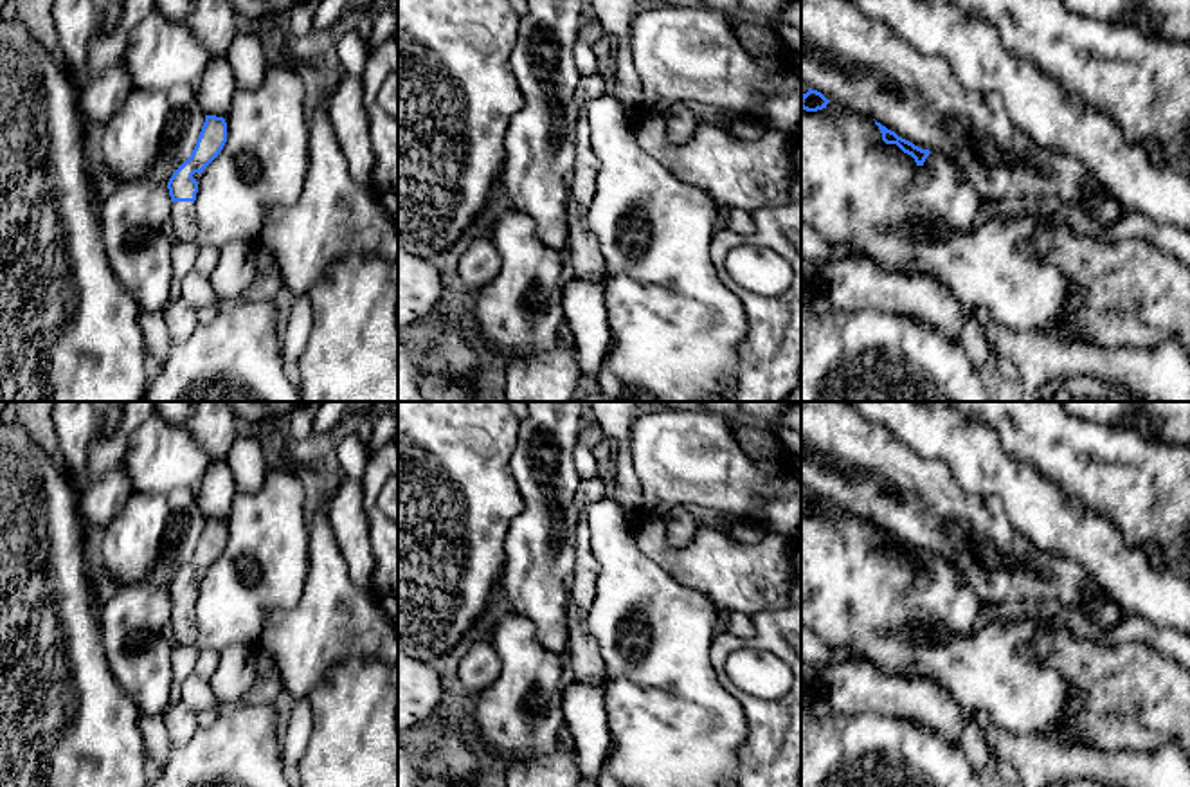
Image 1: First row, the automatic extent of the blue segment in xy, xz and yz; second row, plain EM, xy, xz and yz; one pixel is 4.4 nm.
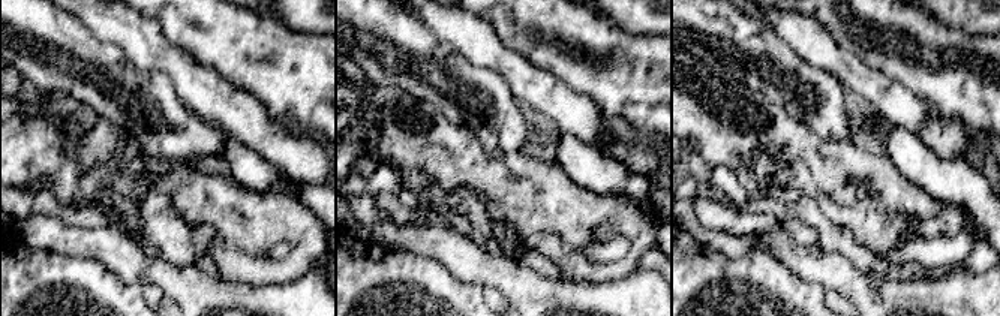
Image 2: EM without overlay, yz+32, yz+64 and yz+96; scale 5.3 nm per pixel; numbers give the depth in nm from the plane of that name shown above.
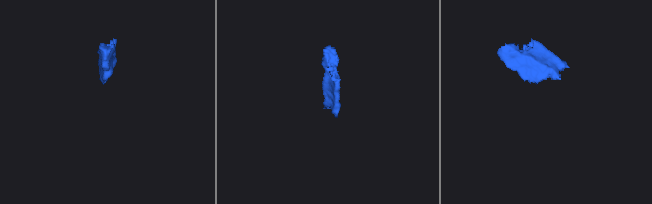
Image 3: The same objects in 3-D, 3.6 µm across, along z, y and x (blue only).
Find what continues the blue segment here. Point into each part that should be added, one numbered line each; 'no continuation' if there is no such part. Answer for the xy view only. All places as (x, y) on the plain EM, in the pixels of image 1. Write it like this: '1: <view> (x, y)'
1: xy (182, 616)

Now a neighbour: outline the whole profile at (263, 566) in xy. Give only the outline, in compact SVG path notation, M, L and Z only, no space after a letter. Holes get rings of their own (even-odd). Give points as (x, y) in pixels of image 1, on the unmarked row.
M275 461L259 490L236 492L225 526L227 546L198 583L194 645L200 650L256 647L265 616L299 603L308 574L308 522L304 490L293 465Z

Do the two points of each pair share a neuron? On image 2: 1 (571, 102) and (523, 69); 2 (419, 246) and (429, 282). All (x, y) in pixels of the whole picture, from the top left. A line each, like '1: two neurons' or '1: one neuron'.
1: one neuron
2: two neurons

